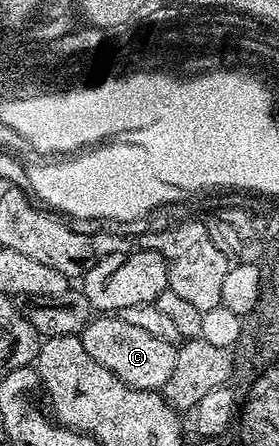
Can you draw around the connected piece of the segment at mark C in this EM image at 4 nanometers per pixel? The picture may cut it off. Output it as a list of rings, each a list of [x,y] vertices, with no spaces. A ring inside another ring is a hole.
[[[120,315],[91,316],[80,336],[84,343],[84,351],[88,351],[88,355],[92,355],[96,363],[100,363],[100,367],[108,367],[112,375],[116,375],[133,389],[162,391],[175,370],[179,346],[164,339],[156,339],[156,335],[148,335],[144,327],[124,323]]]

